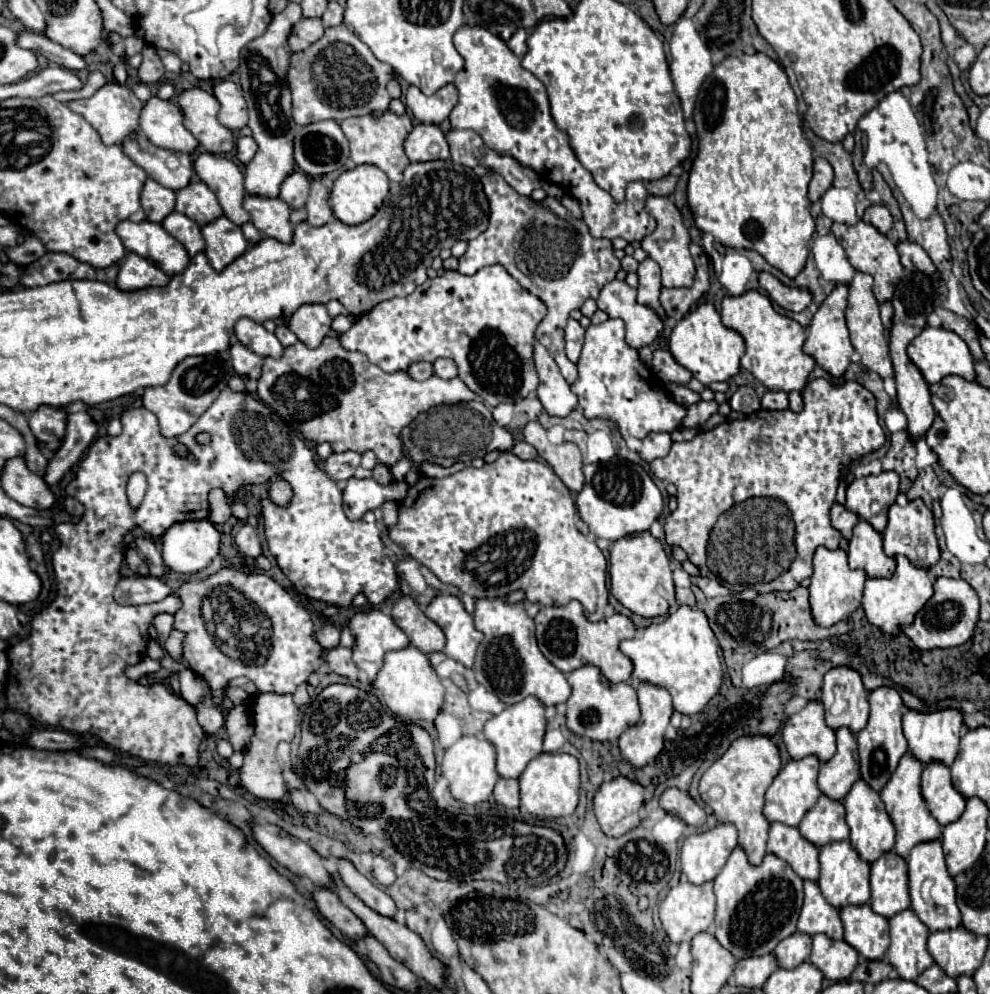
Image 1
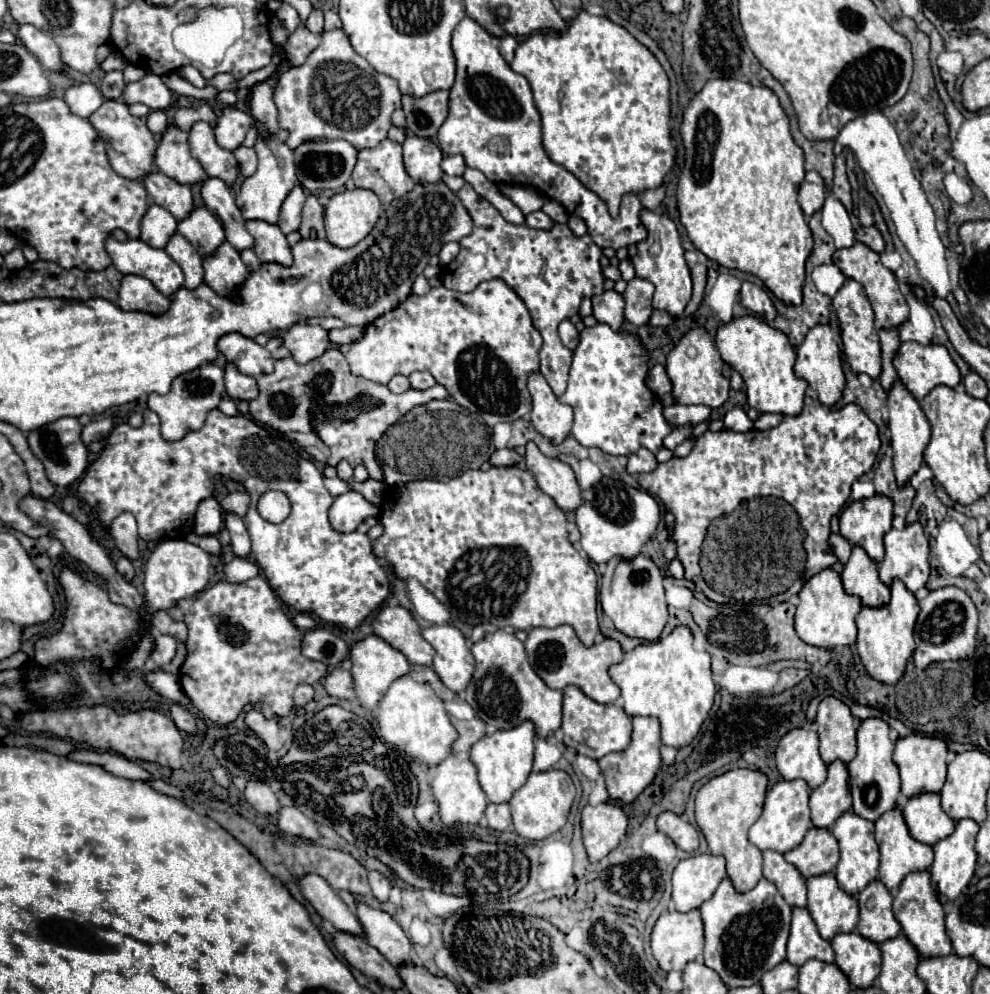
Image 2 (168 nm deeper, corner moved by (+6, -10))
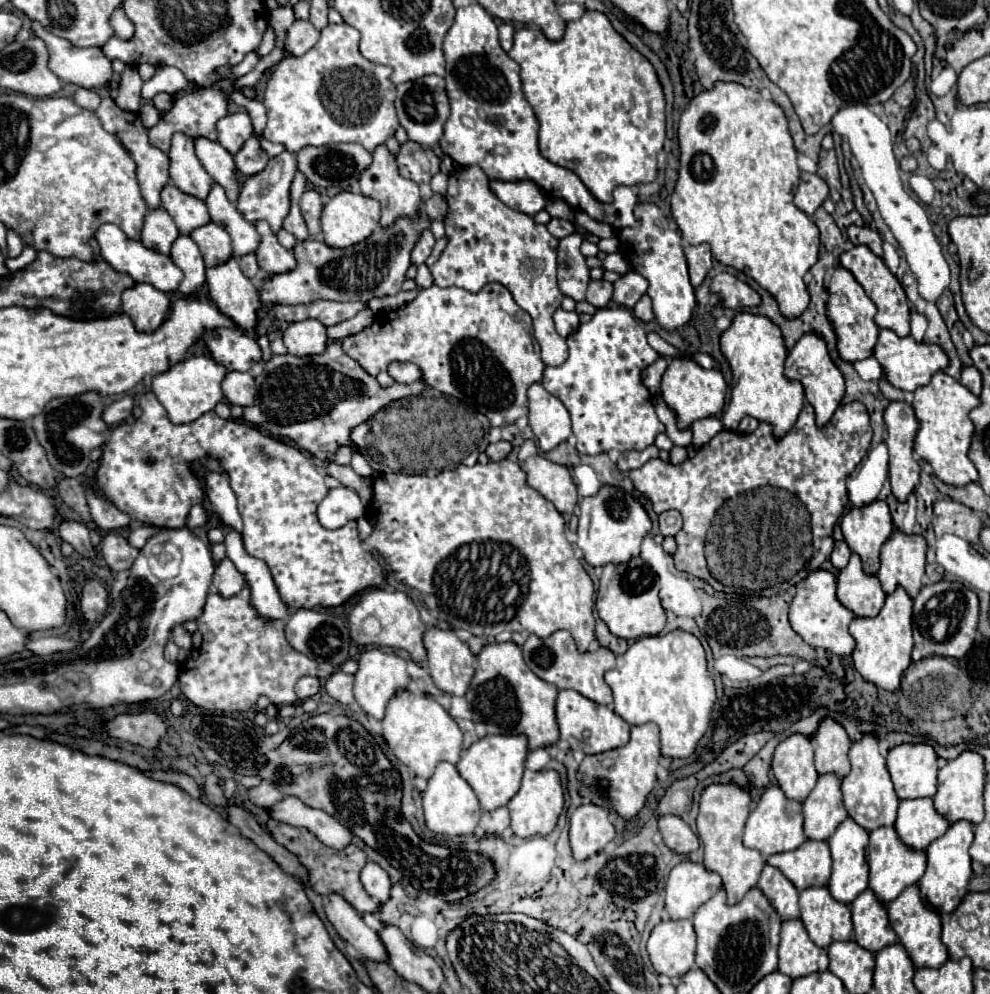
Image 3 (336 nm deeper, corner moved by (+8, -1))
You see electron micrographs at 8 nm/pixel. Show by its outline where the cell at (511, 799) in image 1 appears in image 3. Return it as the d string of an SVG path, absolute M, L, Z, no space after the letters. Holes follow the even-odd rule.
M499 807L497 811L483 813L479 827L485 835L503 835L509 829L509 811L507 807Z

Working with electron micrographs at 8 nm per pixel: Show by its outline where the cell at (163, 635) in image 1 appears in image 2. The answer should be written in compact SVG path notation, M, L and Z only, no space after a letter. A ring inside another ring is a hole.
M161 634L155 638L155 648L151 652L151 658L153 662L163 668L171 662L171 658L175 656L175 648L177 648L177 640L173 636L167 636L167 634Z

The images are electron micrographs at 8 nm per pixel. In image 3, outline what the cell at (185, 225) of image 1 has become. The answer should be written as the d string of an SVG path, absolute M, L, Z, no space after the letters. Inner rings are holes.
M181 235L173 243L171 259L173 259L173 263L177 263L177 267L181 267L183 275L185 275L179 285L179 293L183 297L189 297L189 295L195 295L197 291L201 291L201 287L205 283L205 263L203 263L197 243L191 237Z

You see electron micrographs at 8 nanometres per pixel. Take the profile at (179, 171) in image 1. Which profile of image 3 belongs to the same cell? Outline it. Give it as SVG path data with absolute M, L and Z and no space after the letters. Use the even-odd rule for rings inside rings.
M173 185L165 187L165 191L161 193L161 201L163 209L173 217L181 235L189 235L191 231L211 223L205 203L193 199L191 195L185 195L183 191L177 191L177 187Z

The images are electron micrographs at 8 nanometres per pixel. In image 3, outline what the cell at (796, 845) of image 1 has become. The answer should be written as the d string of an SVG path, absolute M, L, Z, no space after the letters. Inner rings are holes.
M765 865L757 887L769 899L769 903L773 905L773 909L777 911L781 921L789 921L789 919L799 917L799 903L797 903L799 891L793 887L793 883L789 883L781 875L781 871Z

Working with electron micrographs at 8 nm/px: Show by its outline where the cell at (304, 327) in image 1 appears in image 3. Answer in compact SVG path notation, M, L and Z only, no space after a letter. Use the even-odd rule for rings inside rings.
M305 319L291 323L283 333L285 347L291 355L305 357L305 355L319 355L327 347L327 335L323 323L317 319Z

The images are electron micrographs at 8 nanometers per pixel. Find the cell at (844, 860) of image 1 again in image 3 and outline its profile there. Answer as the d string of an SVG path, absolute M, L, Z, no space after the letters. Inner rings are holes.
M811 887L799 893L801 921L817 947L827 949L835 941L851 941L853 923L845 903L835 901L827 887Z

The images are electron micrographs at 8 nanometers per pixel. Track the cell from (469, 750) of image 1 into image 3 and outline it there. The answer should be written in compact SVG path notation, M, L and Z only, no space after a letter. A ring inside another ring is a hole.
M451 763L437 765L437 771L433 773L433 777L427 783L427 789L423 791L423 815L425 815L427 829L433 833L459 837L459 835L467 835L475 831L481 819L481 807L469 783L465 783L465 779L457 775L455 765Z

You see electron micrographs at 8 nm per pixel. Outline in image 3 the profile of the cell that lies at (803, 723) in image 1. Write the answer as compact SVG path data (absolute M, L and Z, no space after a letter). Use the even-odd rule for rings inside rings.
M791 735L781 741L773 755L773 775L787 799L803 803L819 779L813 767L811 739Z

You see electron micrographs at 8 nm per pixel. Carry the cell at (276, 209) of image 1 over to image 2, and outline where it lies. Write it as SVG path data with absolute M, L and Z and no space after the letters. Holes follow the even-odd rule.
M247 220L245 228L255 238L253 248L261 262L277 262L283 266L289 266L293 262L291 248L277 224L269 224L263 220Z

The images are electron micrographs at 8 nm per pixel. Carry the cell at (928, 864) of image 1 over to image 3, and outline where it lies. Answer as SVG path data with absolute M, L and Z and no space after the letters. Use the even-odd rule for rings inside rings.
M917 885L907 887L895 901L891 901L887 907L887 915L889 915L889 923L891 923L893 931L897 933L899 943L905 947L907 955L911 957L911 961L917 969L923 969L923 967L937 969L937 967L941 967L941 963L945 963L949 959L947 949L941 941L941 919L935 911L929 911L923 905Z

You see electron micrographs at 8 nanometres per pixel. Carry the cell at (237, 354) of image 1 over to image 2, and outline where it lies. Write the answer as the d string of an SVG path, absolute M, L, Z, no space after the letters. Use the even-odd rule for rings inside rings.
M227 362L225 366L225 388L235 400L253 400L259 392L255 378L241 374L233 362Z

